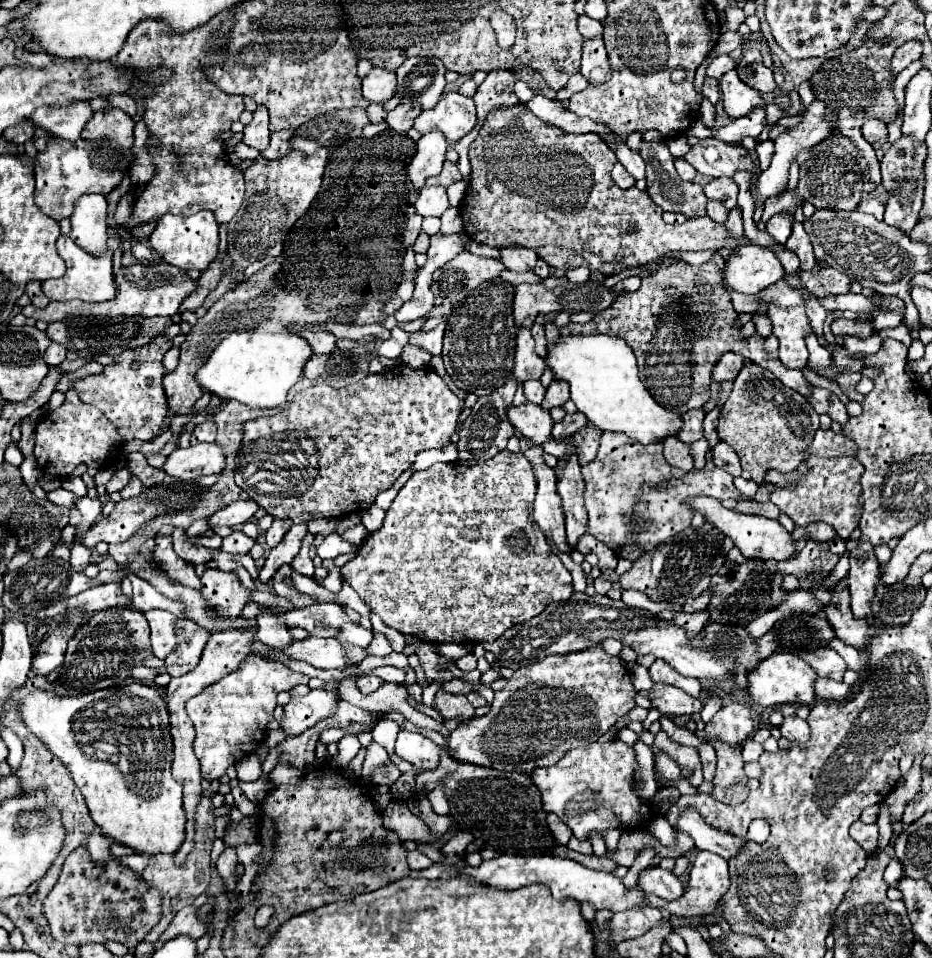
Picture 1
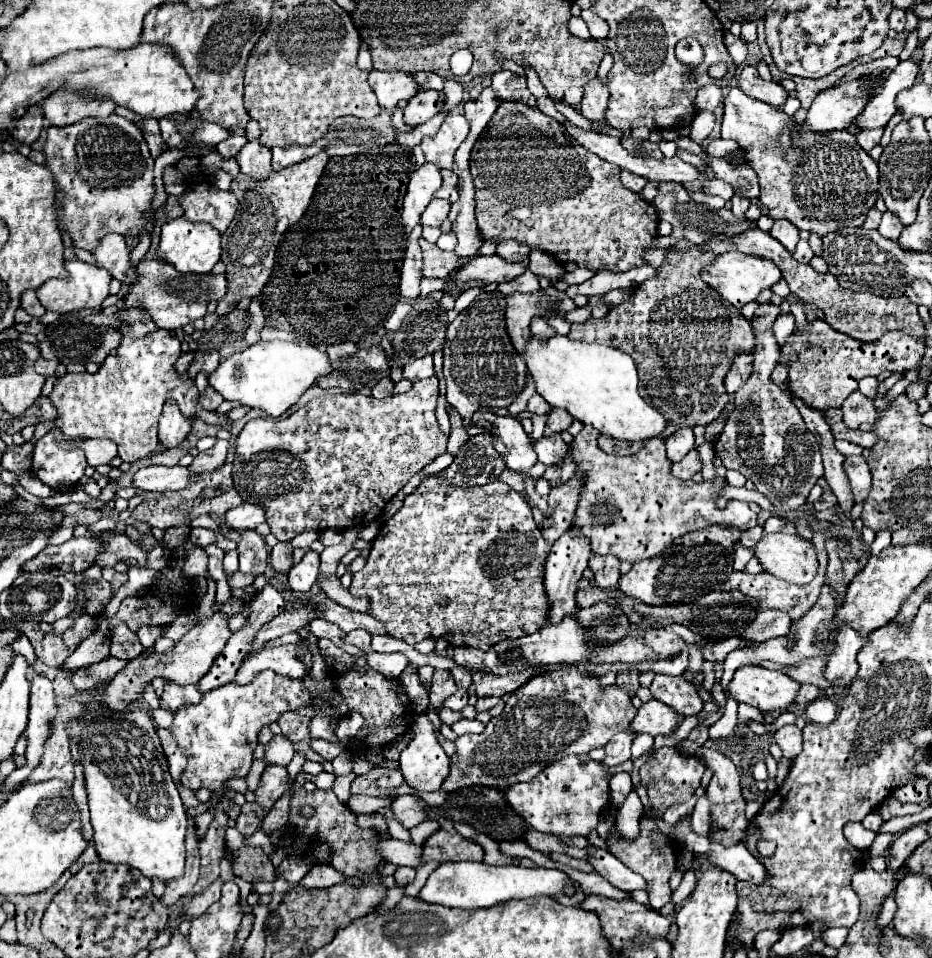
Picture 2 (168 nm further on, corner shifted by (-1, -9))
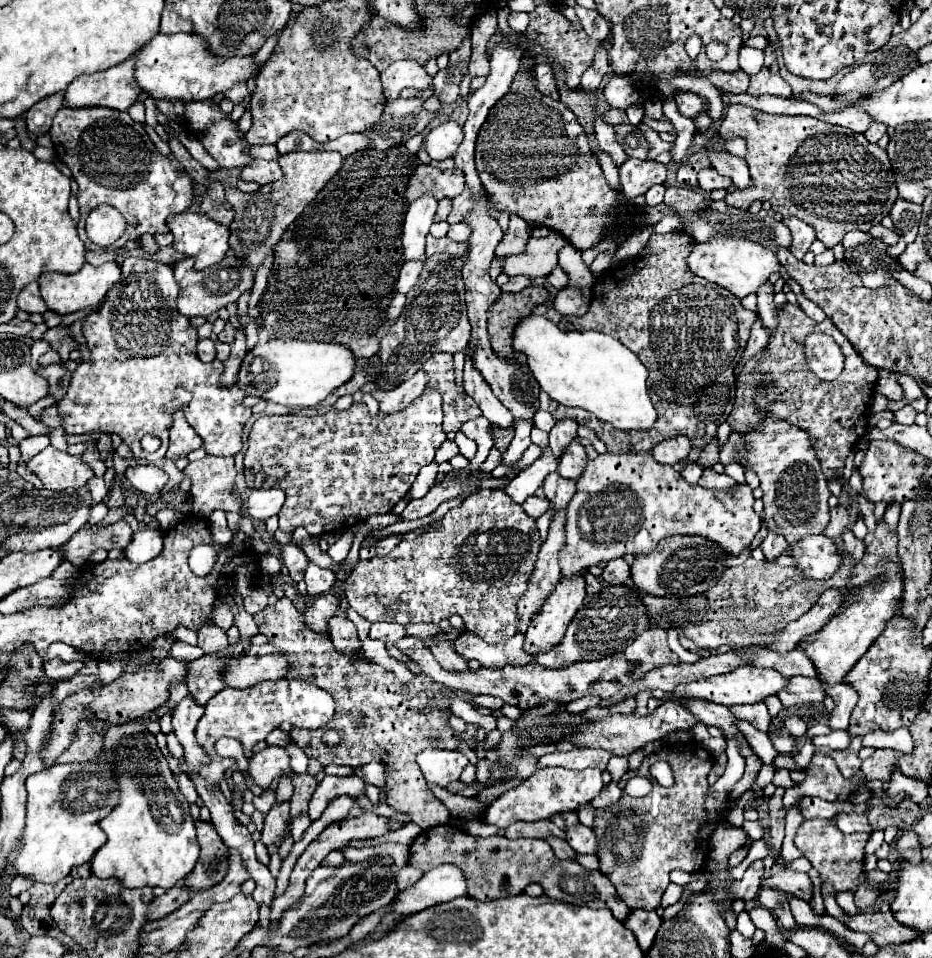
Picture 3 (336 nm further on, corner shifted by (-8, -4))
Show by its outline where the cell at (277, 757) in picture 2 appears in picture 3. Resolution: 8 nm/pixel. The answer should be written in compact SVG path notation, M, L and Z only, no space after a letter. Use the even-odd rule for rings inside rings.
M269 745L249 759L249 775L263 789L267 789L277 775L291 775L291 773L293 769L291 769L291 757L287 755L287 747Z

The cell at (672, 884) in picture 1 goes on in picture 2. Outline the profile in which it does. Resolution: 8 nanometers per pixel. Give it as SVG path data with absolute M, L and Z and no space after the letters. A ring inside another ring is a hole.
M592 848L588 852L588 862L594 866L594 870L604 876L612 886L632 892L632 890L644 890L646 882L642 876L634 874L630 868L626 868L622 862L618 862L608 850Z

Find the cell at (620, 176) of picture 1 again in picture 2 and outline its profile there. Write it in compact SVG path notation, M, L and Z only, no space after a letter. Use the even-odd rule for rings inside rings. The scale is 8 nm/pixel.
M622 170L622 174L620 174L620 178L622 178L622 184L628 188L628 190L632 190L632 192L640 192L644 186L646 186L646 178L640 178L638 174L632 174L632 172L626 172L626 170Z

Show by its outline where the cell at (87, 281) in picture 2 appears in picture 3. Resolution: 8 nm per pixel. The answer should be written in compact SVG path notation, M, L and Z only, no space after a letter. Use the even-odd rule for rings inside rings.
M85 263L83 269L73 273L73 275L43 273L39 277L39 289L41 289L41 297L43 297L45 305L51 311L57 311L57 313L65 315L65 313L73 313L73 311L79 311L79 309L85 309L85 307L99 305L105 299L107 291L119 281L119 277L121 277L121 271L119 271L117 263L103 263L99 267L93 267L93 265Z

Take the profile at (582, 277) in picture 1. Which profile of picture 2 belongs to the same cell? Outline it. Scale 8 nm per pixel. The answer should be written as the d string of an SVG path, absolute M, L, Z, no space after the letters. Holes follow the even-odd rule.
M576 268L574 272L564 272L560 276L560 280L566 280L568 284L582 284L584 280L590 280L596 272L594 270L588 270L588 268Z

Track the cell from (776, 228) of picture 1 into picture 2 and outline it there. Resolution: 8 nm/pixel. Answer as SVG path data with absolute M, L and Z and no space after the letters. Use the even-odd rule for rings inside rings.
M774 220L774 226L772 226L770 234L772 234L786 250L790 250L790 252L796 250L796 244L798 244L798 240L800 240L800 236L798 236L800 230L798 230L792 222L788 222L788 220Z

